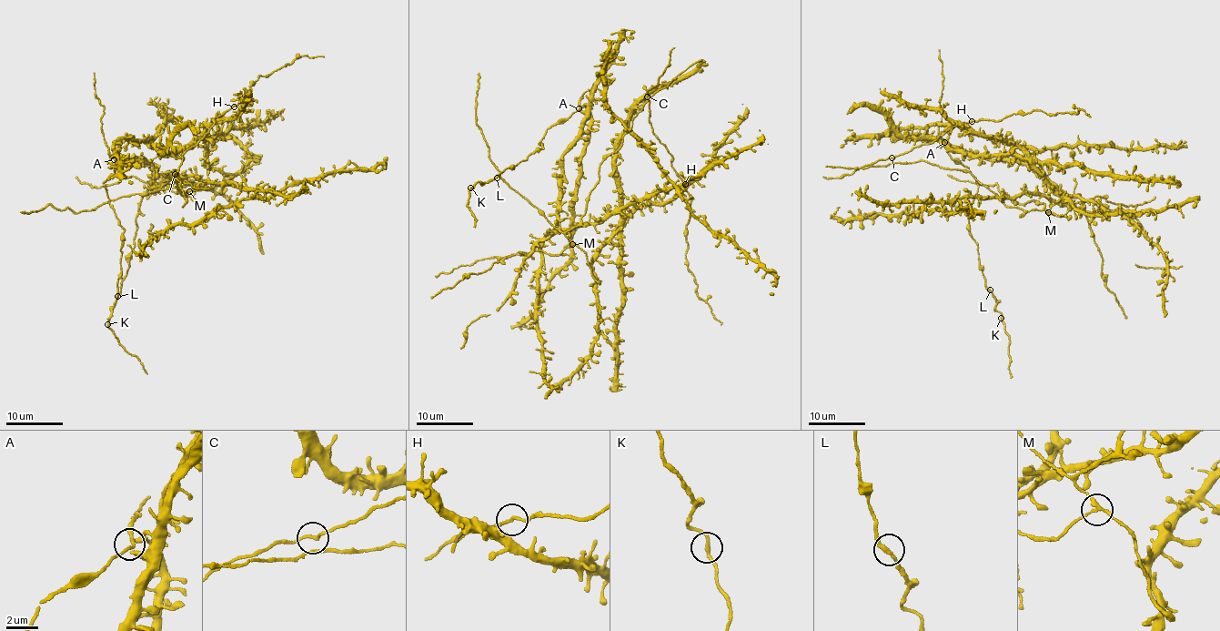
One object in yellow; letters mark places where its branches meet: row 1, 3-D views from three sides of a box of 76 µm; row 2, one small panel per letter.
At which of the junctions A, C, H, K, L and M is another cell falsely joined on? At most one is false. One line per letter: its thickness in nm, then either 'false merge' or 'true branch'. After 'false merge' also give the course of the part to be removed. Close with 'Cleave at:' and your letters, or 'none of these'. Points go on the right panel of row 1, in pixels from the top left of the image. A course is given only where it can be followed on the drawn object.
A: calibre 150 nm; true branch
C: calibre 150 nm; true branch
H: calibre 140 nm; true branch
K: calibre 220 nm; true branch
L: calibre 240 nm; true branch
M: calibre 200 nm; false merge
Cleave at: M

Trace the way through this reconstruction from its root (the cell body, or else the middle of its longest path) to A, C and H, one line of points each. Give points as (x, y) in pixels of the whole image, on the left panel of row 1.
A: (181, 192), (186, 190), (153, 188), (156, 169), (146, 160), (124, 166), (126, 160), (114, 159)
C: (181, 192), (176, 181), (167, 174), (175, 169), (172, 170), (175, 174)
H: (181, 192), (167, 174), (175, 169), (177, 178), (185, 152), (208, 132), (214, 117), (234, 106)

